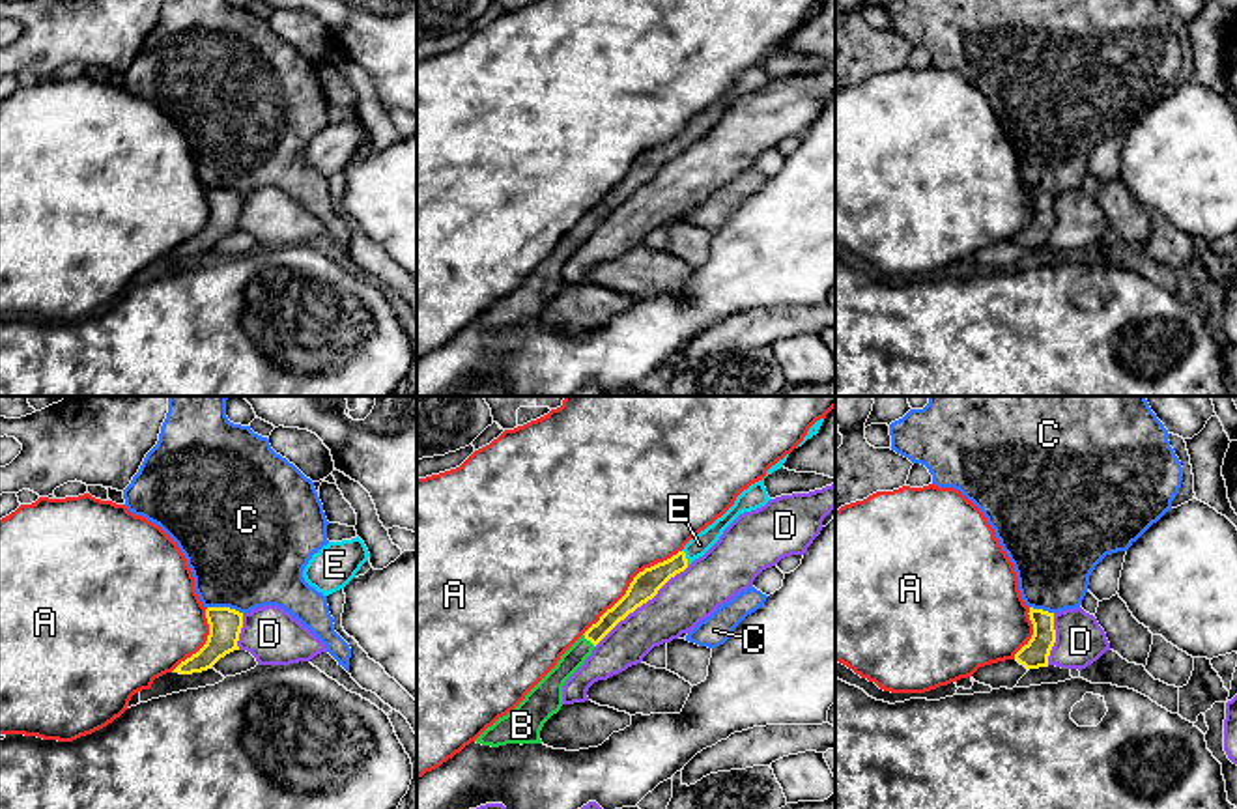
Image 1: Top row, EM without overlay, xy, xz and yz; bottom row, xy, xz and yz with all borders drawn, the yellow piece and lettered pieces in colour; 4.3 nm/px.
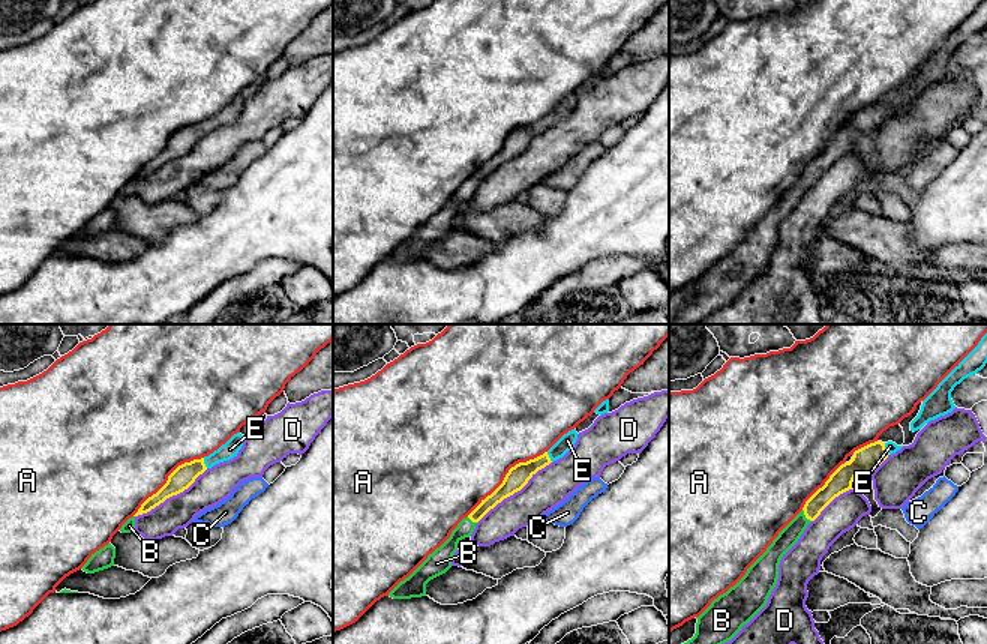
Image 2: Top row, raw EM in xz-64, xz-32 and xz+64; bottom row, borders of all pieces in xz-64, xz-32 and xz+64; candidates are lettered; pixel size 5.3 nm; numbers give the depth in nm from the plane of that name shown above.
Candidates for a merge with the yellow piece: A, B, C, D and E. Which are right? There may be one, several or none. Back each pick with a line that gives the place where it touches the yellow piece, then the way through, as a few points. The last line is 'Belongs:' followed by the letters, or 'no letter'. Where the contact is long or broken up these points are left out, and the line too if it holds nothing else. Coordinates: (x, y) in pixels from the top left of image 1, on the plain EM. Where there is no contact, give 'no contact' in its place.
B: meets yellow in xz at (589, 221); runs through xz (630, 182), (589, 221), (552, 266)
E: meets yellow in xz at (684, 139); runs through xz (645, 167), (684, 139), (699, 126)
Belongs: B, E

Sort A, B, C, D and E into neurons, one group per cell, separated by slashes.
A / B E / C / D

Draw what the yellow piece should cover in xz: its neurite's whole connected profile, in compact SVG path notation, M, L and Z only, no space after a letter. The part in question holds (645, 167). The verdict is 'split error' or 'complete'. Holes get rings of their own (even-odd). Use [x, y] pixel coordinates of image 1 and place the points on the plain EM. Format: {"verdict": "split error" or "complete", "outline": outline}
{"verdict": "split error", "outline": "M764 60L744 71L734 86L704 112L695 116L671 140L639 153L626 176L607 191L557 243L557 247L506 297L499 299L475 323L482 327L542 325L544 305L562 288L564 263L585 245L594 228L630 194L652 181L658 172L695 140L703 138L723 112L744 93L757 92L770 82Z"}

